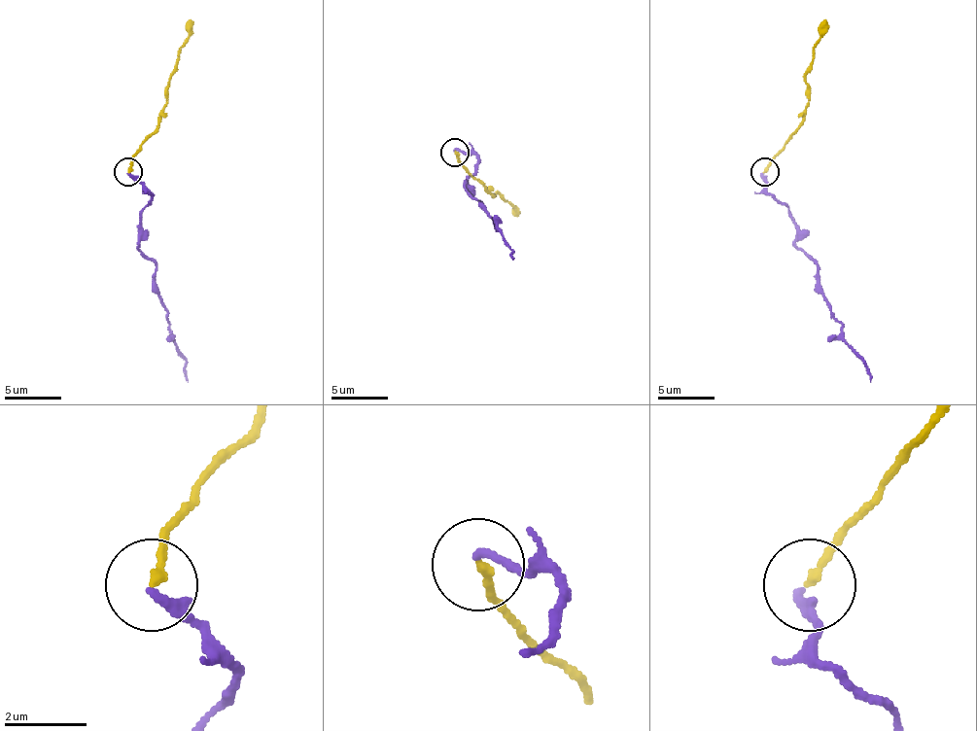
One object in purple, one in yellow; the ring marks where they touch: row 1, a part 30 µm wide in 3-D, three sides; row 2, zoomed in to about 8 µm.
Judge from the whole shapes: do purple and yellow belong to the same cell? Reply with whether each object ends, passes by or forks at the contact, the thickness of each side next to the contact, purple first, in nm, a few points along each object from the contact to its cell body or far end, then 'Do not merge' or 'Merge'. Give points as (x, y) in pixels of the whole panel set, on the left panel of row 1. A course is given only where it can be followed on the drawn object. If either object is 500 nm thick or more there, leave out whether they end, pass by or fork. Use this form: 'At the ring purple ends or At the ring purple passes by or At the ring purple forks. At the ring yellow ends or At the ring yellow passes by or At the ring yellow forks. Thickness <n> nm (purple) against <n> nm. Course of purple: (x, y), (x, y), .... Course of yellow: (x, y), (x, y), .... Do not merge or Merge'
At the ring purple ends. At the ring yellow ends. Thickness 220 nm (purple) against 200 nm. Course of purple: (129, 173), (152, 198), (140, 215), (137, 246), (155, 262), (155, 291), (186, 362), (188, 381). Course of yellow: (129, 173), (132, 156), (160, 120), (171, 71), (193, 20). Merge

